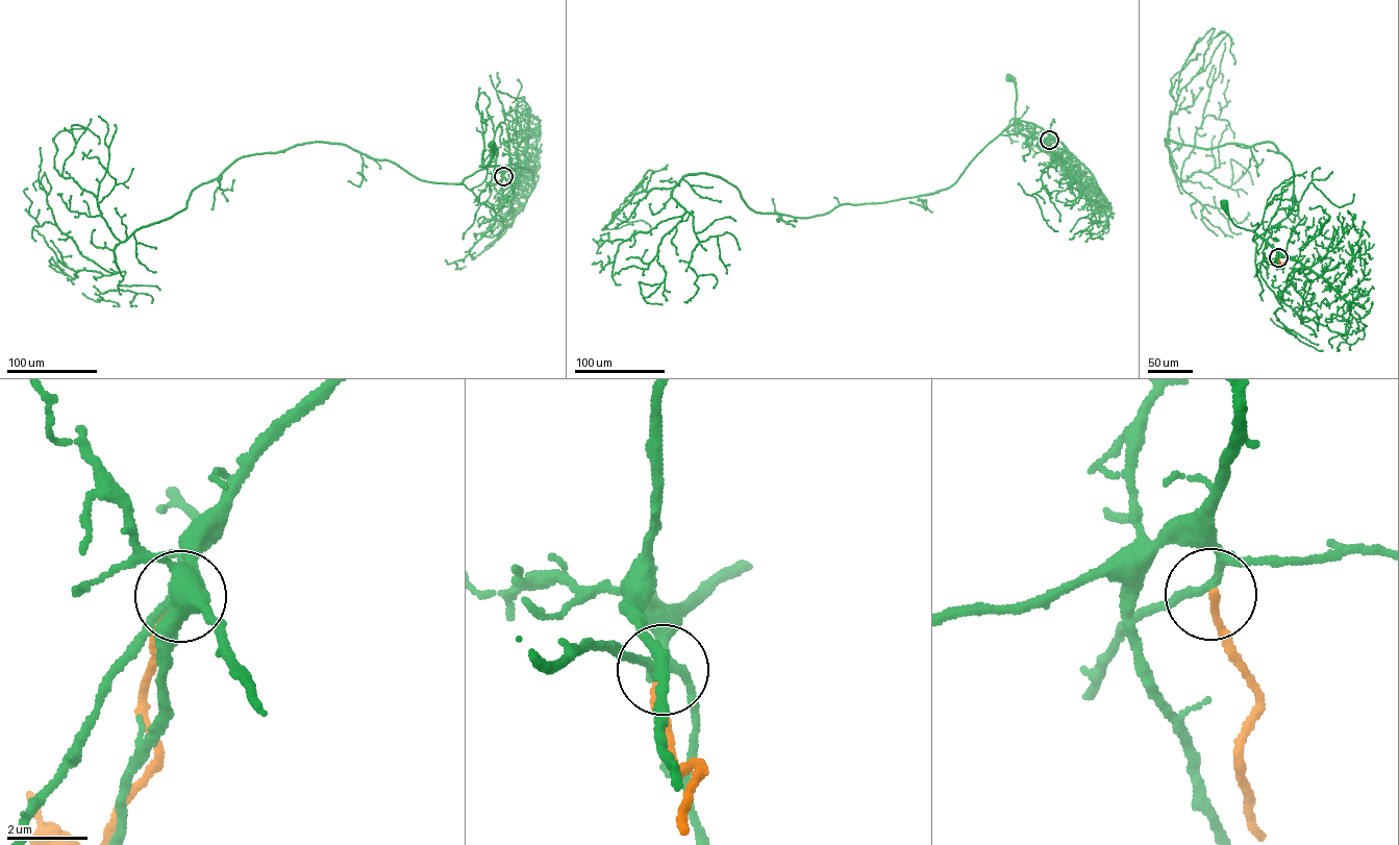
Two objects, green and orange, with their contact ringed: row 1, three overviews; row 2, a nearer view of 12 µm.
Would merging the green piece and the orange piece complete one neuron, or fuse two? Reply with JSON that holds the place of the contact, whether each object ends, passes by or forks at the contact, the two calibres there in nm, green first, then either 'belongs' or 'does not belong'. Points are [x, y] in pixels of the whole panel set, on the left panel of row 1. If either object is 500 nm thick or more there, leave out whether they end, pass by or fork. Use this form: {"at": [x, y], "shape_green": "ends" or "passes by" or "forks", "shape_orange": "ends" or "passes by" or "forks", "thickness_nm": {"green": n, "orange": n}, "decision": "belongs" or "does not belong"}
{"at": [503, 176], "shape_green": "passes by", "shape_orange": "ends", "thickness_nm": {"green": 200, "orange": 150}, "decision": "does not belong"}

